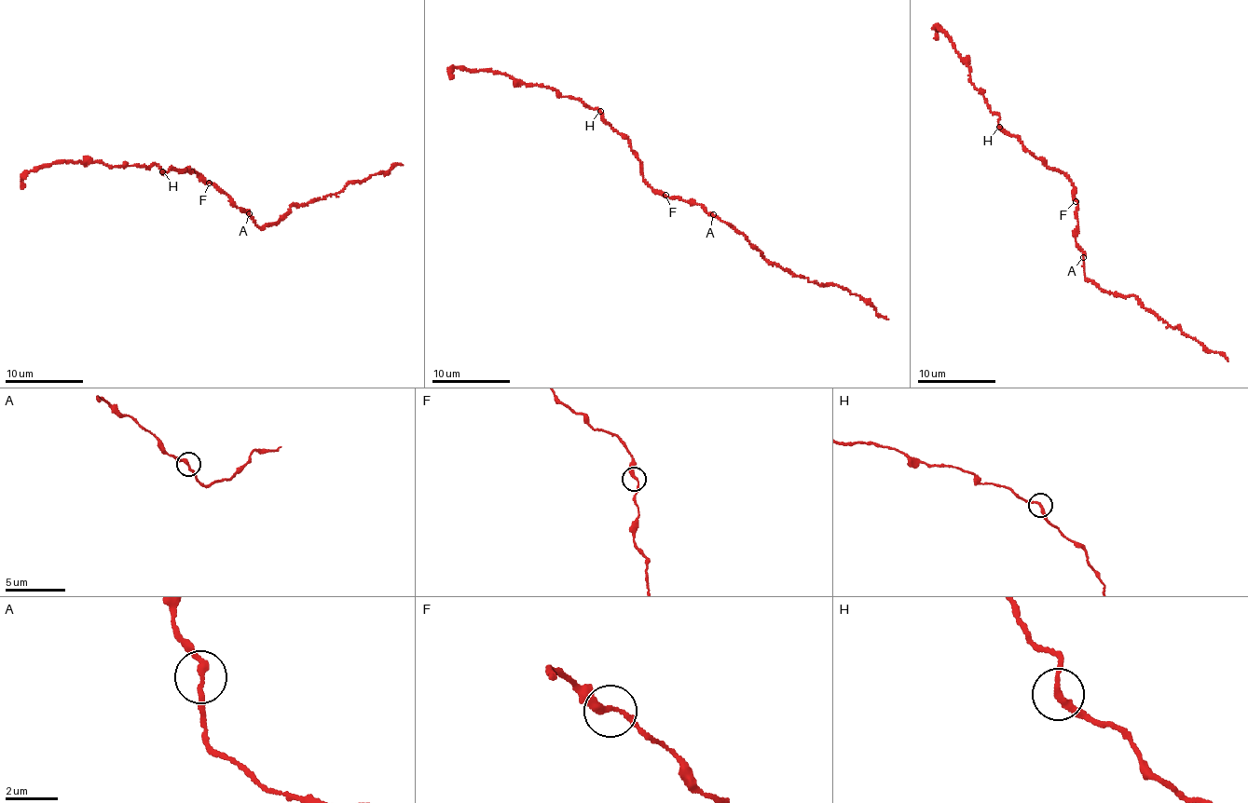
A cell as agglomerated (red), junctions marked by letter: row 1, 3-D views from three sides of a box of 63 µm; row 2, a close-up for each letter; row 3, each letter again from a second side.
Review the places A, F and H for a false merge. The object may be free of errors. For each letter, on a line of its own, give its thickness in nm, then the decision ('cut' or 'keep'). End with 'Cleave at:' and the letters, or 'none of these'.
A: calibre 240 nm; keep
F: calibre 240 nm; keep
H: calibre 240 nm; keep
Cleave at: none of these

